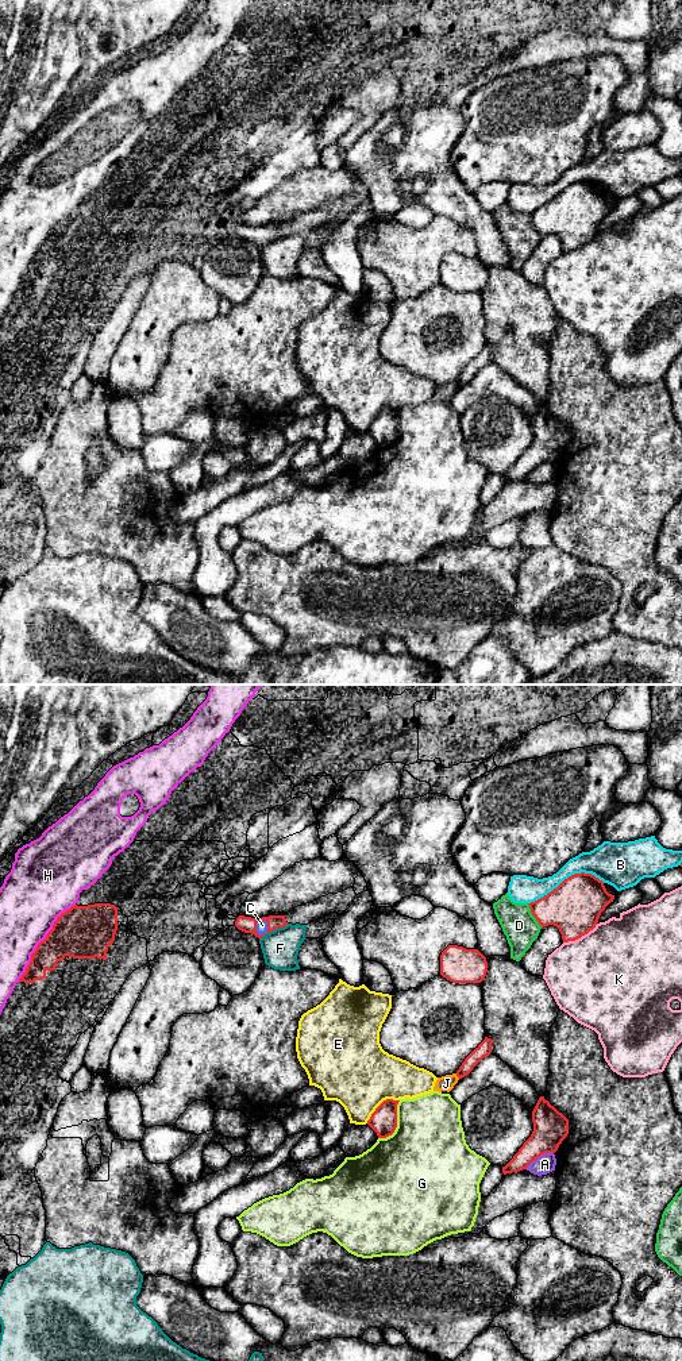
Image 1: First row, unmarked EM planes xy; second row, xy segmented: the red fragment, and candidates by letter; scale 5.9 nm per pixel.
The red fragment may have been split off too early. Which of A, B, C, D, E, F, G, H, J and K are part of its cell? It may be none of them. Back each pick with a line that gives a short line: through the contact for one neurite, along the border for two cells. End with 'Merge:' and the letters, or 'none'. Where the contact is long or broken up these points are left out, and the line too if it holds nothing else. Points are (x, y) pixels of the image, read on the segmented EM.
C: Line: xy (246, 924), (265, 921), (268, 928), (262, 925)
Merge: B, C

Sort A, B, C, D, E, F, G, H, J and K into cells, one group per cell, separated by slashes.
A J / B C / D / E / F / G / H / K

